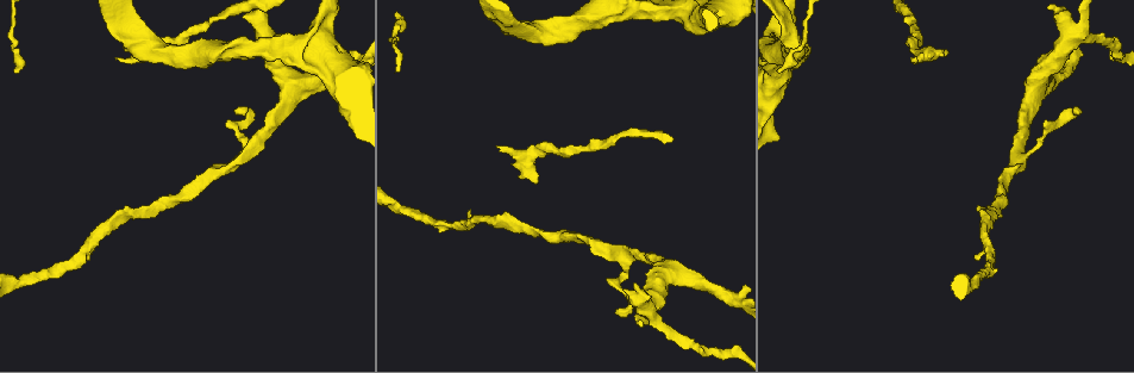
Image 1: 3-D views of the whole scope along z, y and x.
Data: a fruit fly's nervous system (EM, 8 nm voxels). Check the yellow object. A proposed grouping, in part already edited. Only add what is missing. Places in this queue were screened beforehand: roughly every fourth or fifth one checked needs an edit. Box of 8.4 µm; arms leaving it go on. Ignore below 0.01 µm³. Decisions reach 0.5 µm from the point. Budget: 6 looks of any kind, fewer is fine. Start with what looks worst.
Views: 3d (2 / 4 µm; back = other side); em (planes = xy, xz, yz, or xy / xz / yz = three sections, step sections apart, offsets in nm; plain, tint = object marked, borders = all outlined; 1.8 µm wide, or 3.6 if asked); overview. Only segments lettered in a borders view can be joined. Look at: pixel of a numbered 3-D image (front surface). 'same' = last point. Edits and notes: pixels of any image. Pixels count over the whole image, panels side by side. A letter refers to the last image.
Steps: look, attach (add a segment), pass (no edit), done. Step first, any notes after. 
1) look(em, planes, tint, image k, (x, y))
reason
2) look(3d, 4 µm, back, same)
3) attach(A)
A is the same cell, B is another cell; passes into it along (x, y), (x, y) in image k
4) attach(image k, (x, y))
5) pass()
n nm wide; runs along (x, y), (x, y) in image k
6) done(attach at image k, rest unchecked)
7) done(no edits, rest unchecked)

look(3d, 2 µm, image 1, (653, 305))
four-way junction

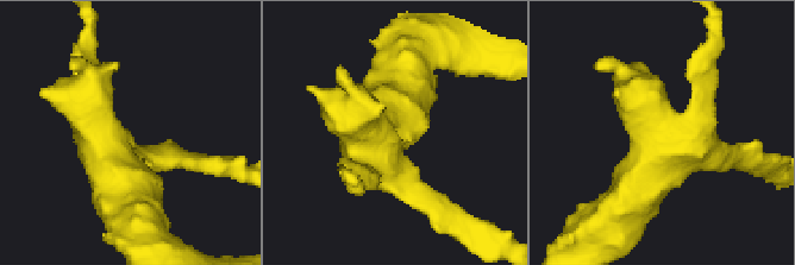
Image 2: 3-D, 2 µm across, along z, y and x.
look(em, planes, plain, image 2, (388, 137))
4 arms

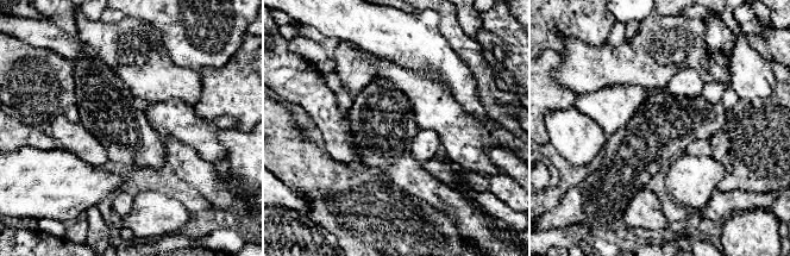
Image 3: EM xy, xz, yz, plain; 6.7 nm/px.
look(em, planes, borders, same)
see the neighbours

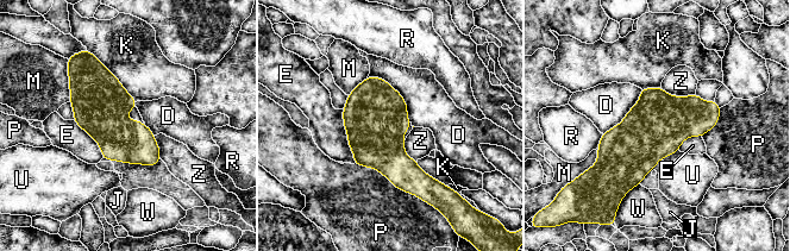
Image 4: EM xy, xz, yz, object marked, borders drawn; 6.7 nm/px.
pass()
P touches over 550 nm; D, E, J, K, M, P, R, U, W and Z are other cells; border along (368, 76), (384, 79), (408, 114) in image 4; no lettered segment goes on from it

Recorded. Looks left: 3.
look(em, planes, borders, image 1, (117, 59))
branch stops here

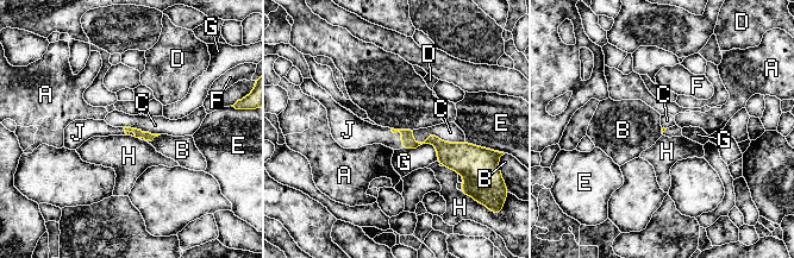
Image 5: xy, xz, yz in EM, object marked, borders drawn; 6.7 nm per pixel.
attach(J)
J is the same cell, A, B, C, D, E, F, G and H are other cells; passes into it along (408, 143), (401, 136), (364, 133) in image 5; it goes on there

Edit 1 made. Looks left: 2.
look(em, planes, plain, image 1, (315, 53))
sharp bend

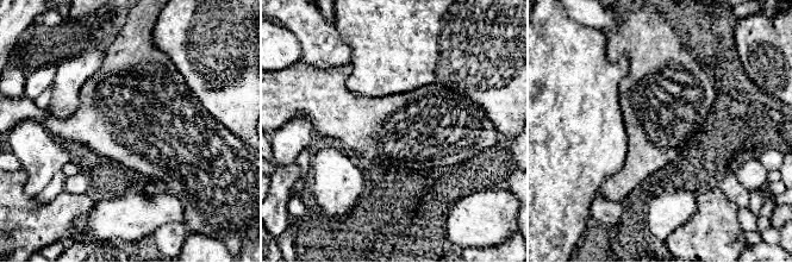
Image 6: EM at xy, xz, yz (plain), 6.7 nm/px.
look(em, planes, borders, same)
see the neighbours

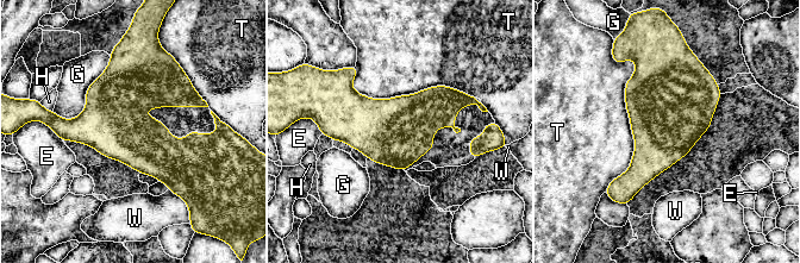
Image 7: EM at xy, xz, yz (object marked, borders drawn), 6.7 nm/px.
pass()
E, G, H, T and W are other cells; none of them fits

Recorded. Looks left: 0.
done(attach at image 5, rest unchecked)

